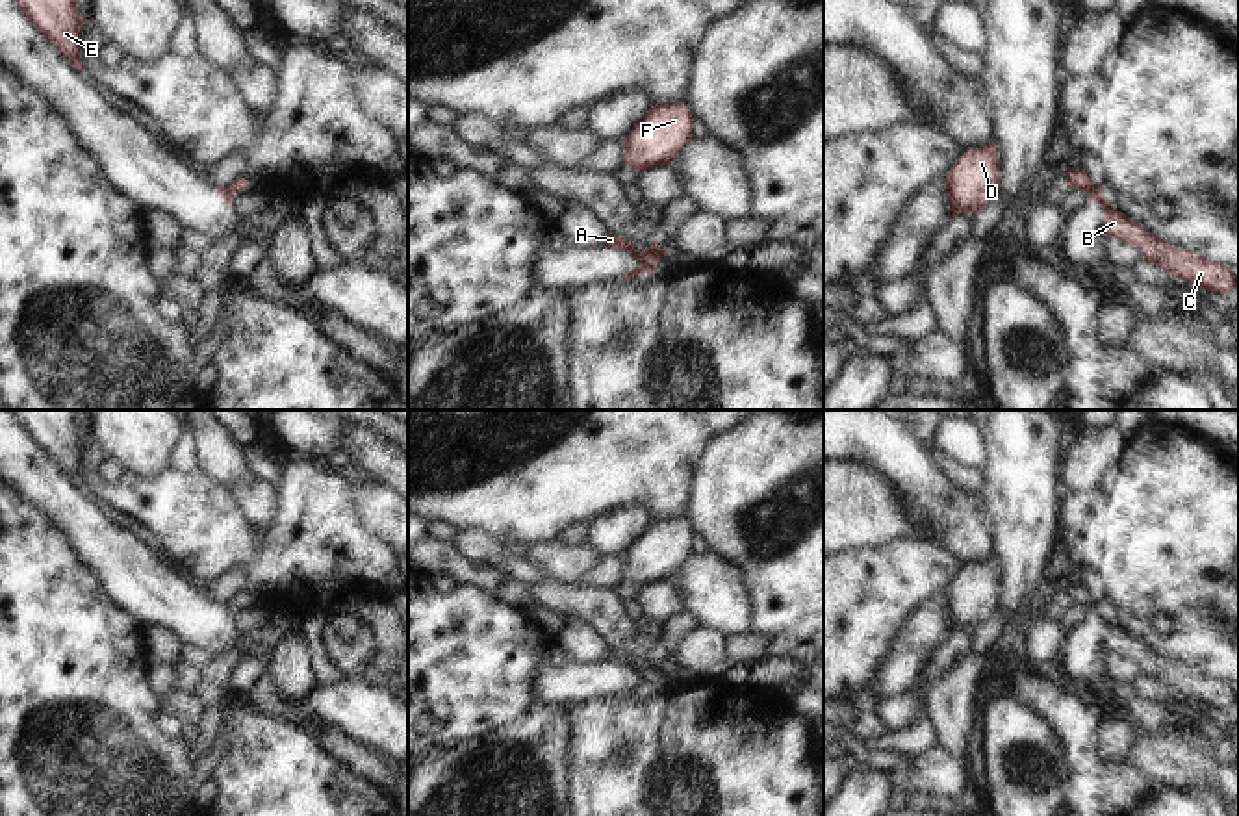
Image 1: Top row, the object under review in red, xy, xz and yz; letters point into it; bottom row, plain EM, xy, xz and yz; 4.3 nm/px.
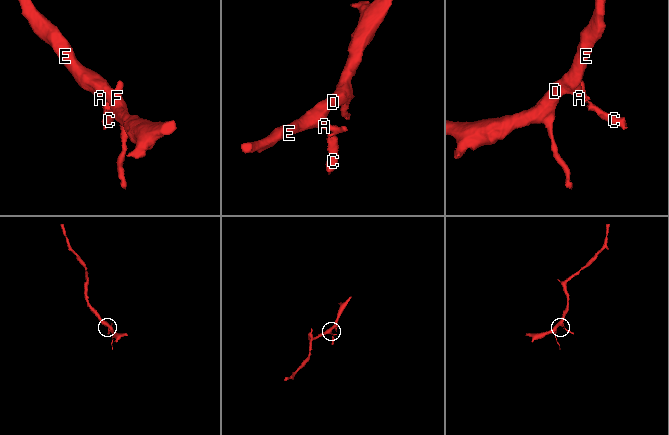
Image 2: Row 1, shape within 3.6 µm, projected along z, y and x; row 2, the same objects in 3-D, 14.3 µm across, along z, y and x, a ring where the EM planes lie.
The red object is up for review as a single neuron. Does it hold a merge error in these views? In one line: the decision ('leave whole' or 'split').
split

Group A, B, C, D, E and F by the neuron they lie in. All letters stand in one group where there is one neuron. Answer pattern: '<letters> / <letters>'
A D E F / B C

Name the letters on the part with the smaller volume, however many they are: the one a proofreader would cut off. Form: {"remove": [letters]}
{"remove": ["B", "C"]}

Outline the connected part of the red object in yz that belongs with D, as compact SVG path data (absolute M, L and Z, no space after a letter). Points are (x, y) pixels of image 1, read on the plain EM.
M994 556L961 567L946 590L952 632L976 629L1000 606L1000 571Z

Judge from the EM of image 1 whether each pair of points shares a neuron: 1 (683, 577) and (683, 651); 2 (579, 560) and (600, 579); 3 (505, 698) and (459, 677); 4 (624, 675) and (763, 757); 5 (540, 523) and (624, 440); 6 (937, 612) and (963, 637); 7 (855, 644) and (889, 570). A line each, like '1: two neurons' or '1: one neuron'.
1: two neurons
2: two neurons
3: one neuron
4: two neurons
5: one neuron
6: two neurons
7: one neuron

